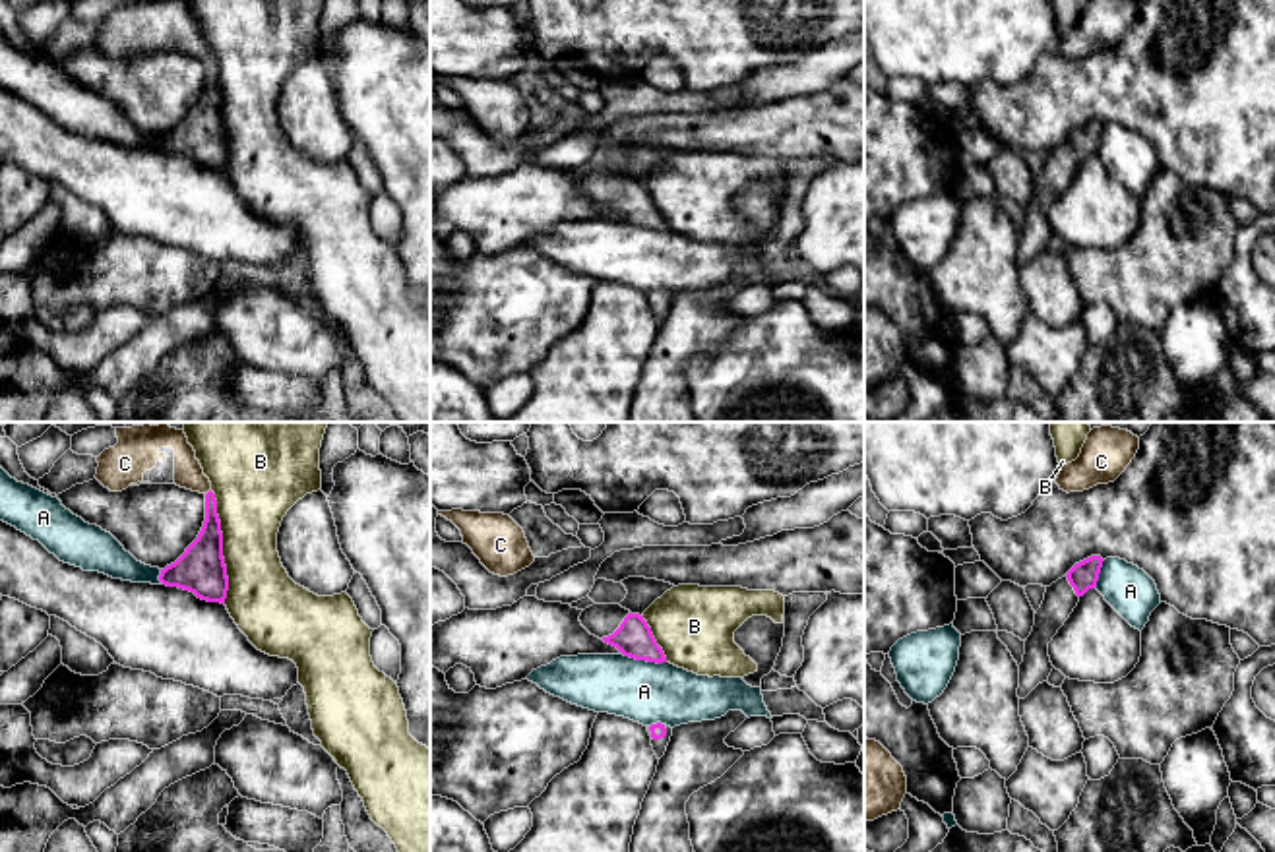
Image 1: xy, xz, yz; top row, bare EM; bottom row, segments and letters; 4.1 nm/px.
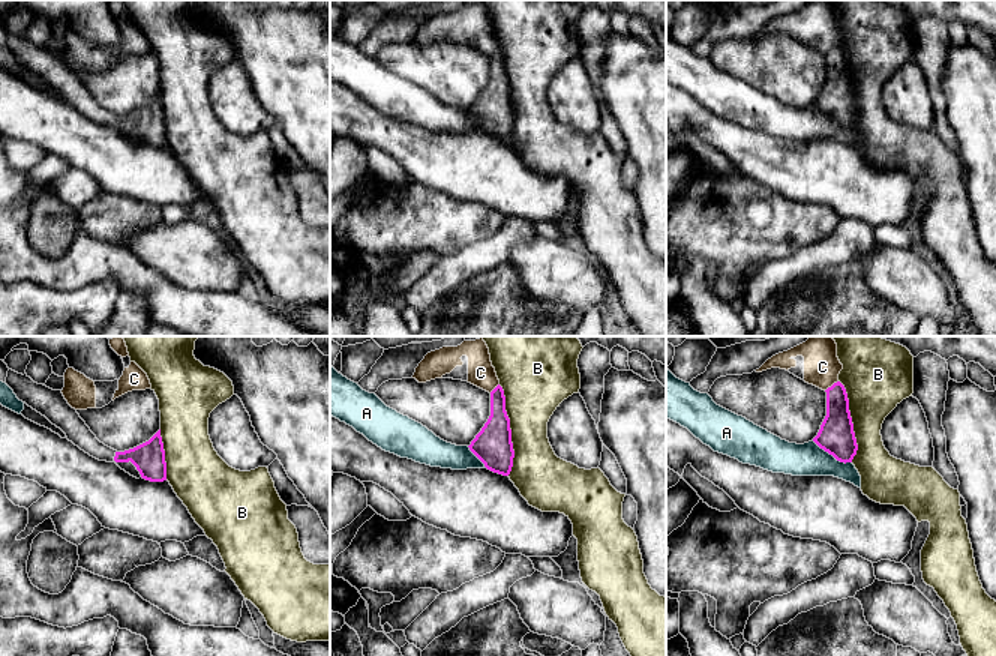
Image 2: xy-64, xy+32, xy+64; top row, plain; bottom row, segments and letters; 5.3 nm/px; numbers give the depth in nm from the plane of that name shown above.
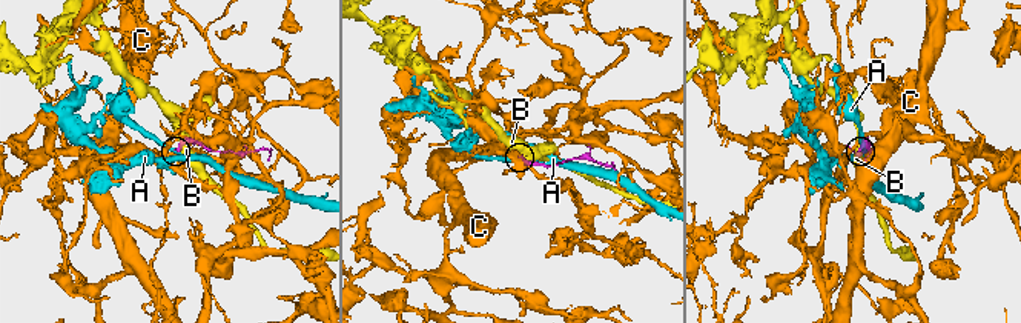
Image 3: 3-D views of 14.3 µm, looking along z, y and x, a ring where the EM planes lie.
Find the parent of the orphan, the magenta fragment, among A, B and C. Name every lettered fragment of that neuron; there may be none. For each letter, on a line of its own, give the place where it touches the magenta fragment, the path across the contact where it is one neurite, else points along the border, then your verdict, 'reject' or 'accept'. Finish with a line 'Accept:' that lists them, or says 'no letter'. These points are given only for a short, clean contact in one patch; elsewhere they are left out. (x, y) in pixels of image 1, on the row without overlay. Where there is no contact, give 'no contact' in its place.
A: meets magenta in xz at (644, 225); border along xz (622, 219), (634, 225), (665, 229); reject
B: meets magenta in xy at (221, 113); reject
C: meets magenta in xy at (208, 59); reject
Accept: no letter

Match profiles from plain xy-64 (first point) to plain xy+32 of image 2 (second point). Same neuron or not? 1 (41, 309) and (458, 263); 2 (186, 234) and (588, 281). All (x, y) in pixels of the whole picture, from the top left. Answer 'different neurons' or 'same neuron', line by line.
1: same neuron
2: same neuron

